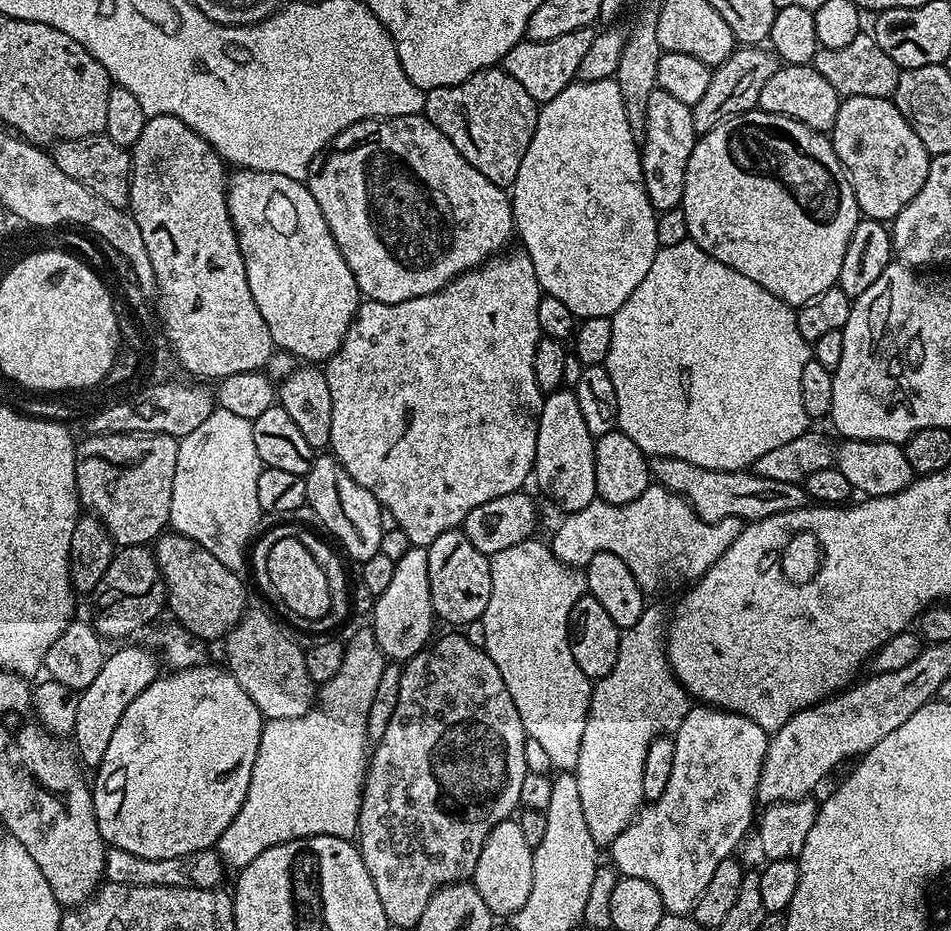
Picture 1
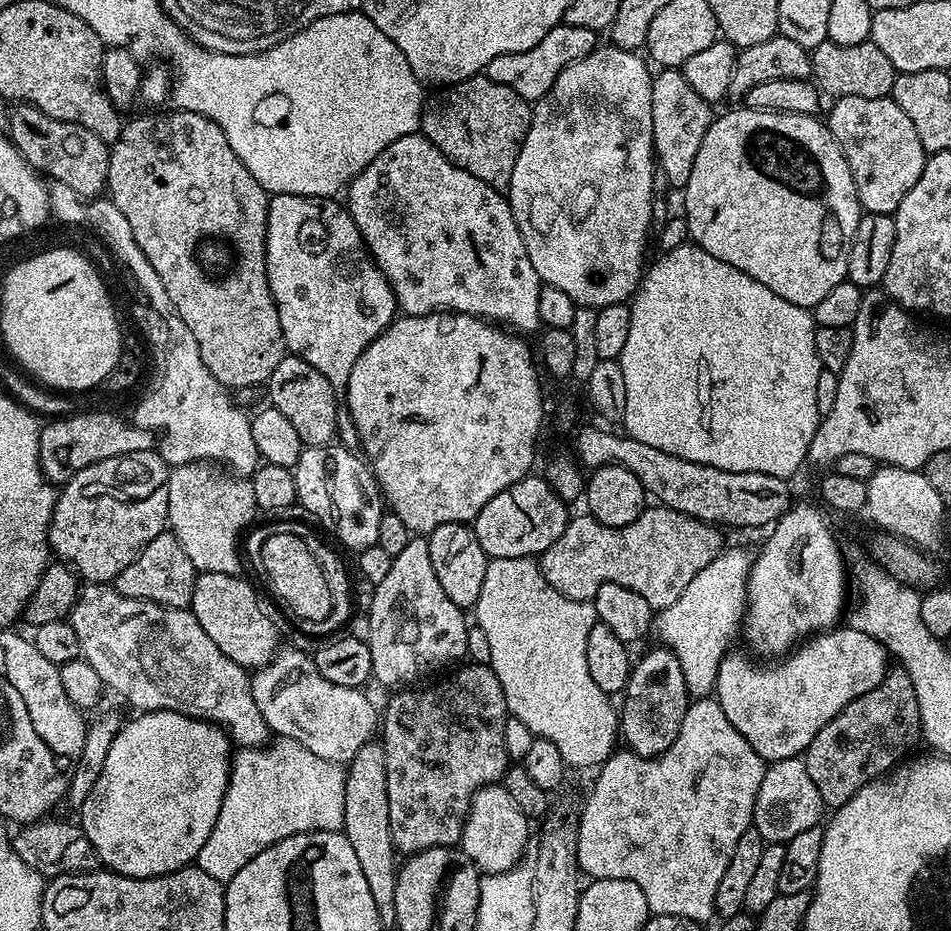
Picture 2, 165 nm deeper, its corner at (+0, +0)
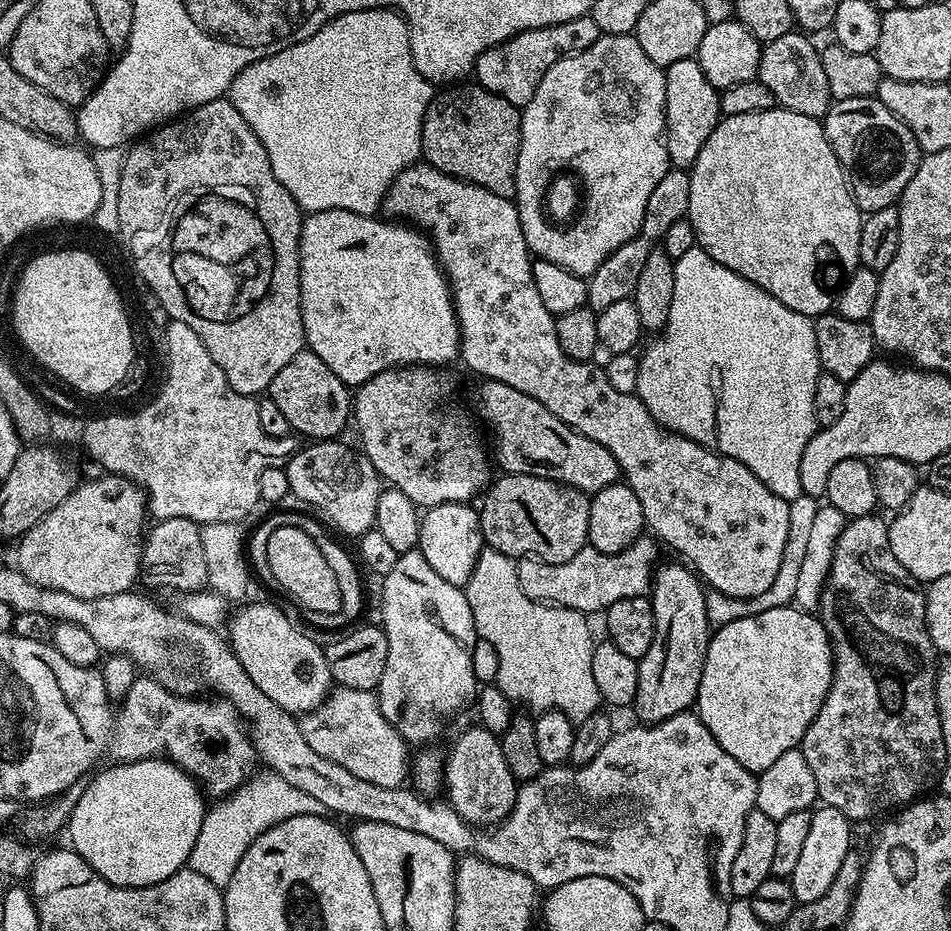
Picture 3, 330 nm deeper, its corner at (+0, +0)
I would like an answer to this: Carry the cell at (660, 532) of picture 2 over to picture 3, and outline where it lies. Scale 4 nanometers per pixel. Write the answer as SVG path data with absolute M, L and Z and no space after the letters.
M641 538L618 554L602 554L591 546L585 546L566 562L551 564L526 556L516 560L518 586L530 598L543 604L557 604L560 608L578 610L585 614L603 613L604 609L614 606L621 598L648 596L654 573L658 567L655 539Z

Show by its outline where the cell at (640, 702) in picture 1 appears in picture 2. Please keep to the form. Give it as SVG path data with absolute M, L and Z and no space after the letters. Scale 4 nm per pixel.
M729 547L709 562L698 575L682 590L678 602L671 606L659 609L654 616L654 636L657 636L659 643L668 648L678 658L682 666L682 674L688 683L688 694L692 698L708 698L713 695L720 663L723 662L726 653L729 651L728 643L732 635L739 633L742 628L742 621L748 602L748 569L750 567L749 557L744 557L738 549Z

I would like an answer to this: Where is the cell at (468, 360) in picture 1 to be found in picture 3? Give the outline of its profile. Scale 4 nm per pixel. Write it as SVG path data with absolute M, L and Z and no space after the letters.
M401 366L388 368L382 374L359 385L354 392L354 428L360 431L362 451L376 467L381 481L402 490L417 508L427 510L446 502L472 502L489 487L490 452L480 436L456 412L447 412L444 403L452 392L447 371L436 366Z

